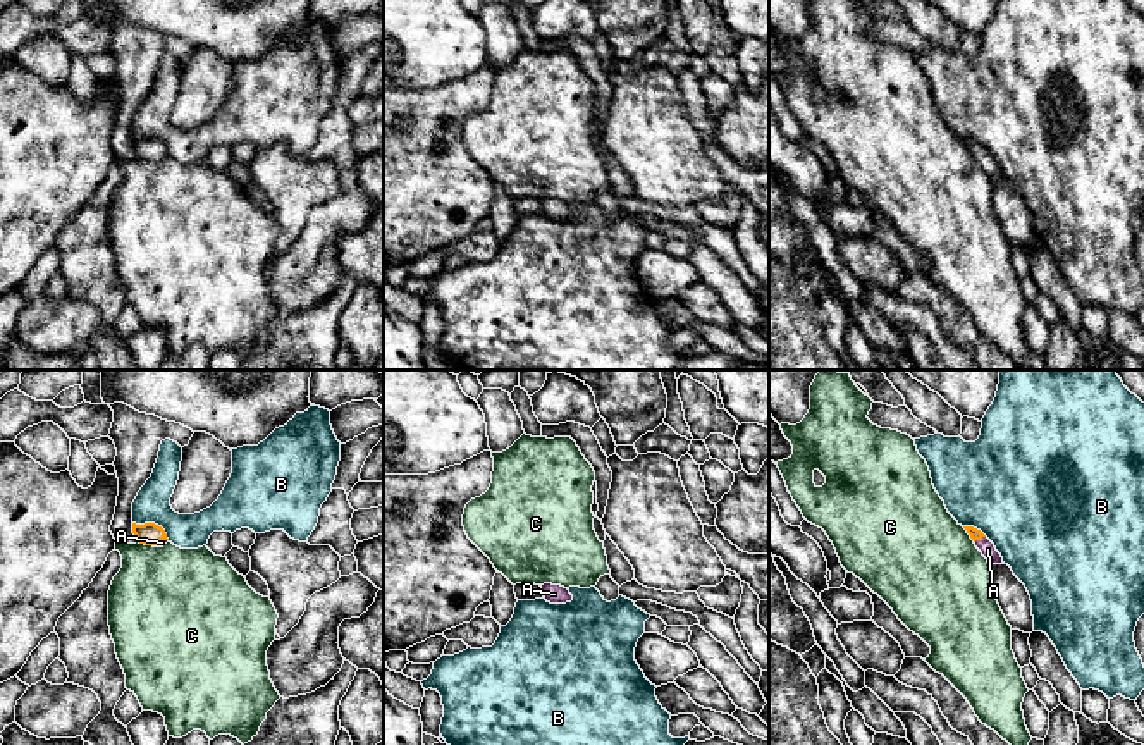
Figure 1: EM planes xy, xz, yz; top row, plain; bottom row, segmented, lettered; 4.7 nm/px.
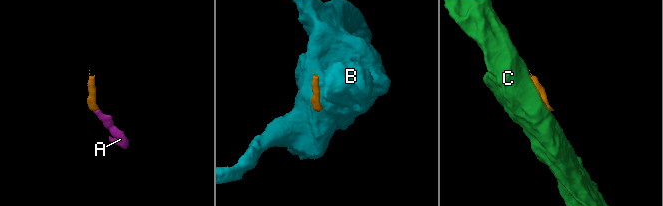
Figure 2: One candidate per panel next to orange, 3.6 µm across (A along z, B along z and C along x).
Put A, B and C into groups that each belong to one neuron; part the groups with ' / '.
A / B / C

